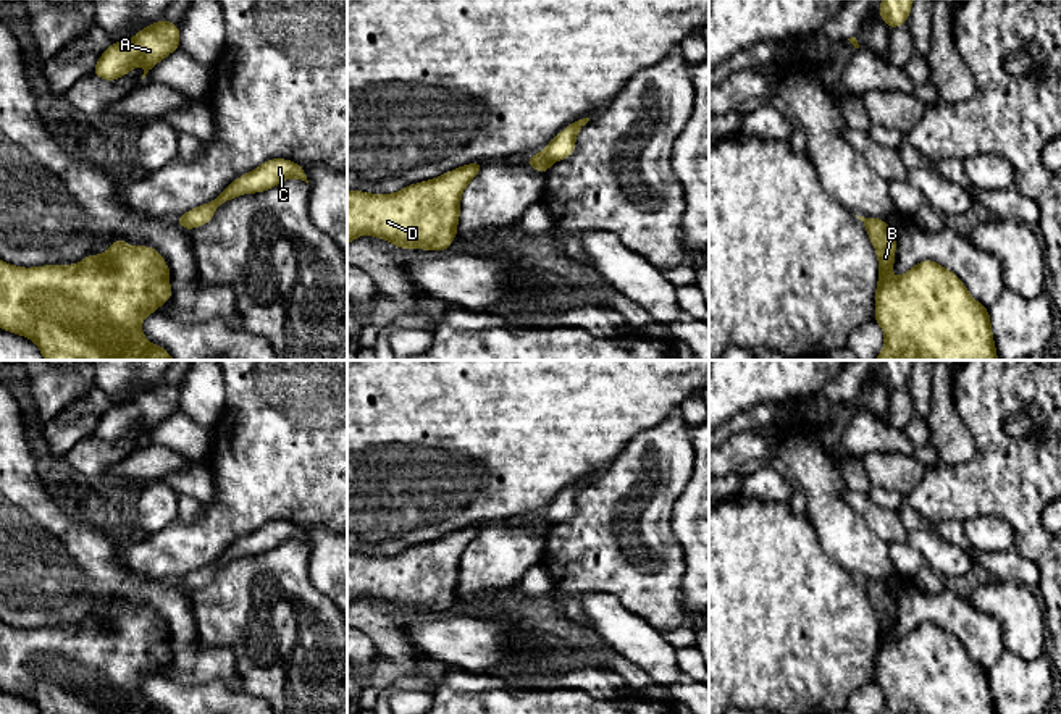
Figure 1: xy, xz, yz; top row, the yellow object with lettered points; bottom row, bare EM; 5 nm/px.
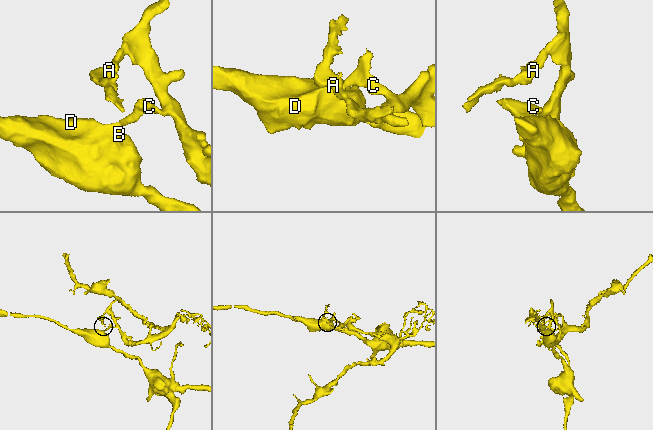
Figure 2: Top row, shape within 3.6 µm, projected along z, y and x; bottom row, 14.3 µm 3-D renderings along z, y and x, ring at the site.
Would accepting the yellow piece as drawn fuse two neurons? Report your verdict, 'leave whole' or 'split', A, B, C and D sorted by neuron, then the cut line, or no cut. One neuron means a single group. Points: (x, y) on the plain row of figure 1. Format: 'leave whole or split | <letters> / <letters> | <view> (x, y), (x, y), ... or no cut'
split | A C / B D | xz (543, 514), (551, 524)

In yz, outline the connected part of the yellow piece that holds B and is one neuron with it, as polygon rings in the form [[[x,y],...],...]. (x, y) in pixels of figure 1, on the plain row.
[[[879,580],[864,582],[866,593],[879,620],[875,683],[885,695],[882,714],[996,714],[988,670],[977,664],[964,645],[950,632],[924,622],[904,636],[893,640],[896,603],[891,590]]]

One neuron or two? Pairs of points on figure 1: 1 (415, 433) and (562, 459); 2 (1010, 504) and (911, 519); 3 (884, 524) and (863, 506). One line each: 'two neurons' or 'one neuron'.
1: one neuron
2: two neurons
3: one neuron

